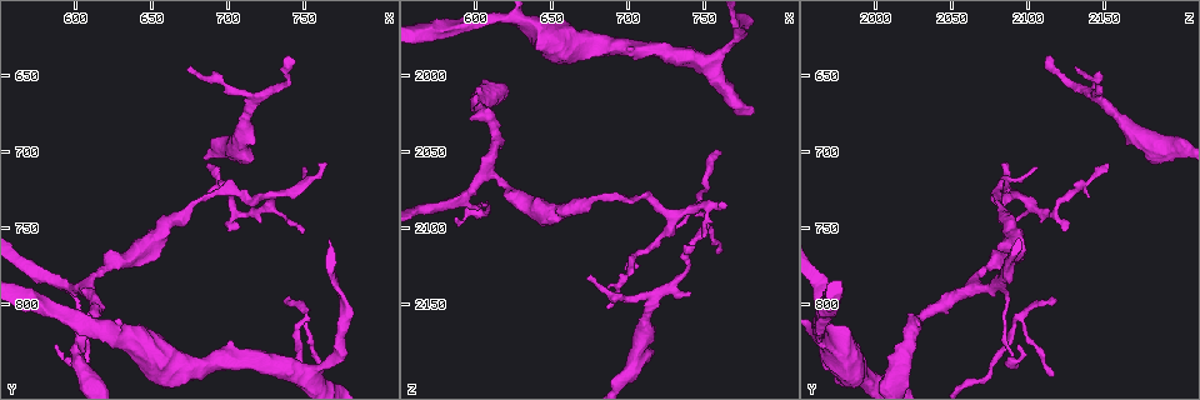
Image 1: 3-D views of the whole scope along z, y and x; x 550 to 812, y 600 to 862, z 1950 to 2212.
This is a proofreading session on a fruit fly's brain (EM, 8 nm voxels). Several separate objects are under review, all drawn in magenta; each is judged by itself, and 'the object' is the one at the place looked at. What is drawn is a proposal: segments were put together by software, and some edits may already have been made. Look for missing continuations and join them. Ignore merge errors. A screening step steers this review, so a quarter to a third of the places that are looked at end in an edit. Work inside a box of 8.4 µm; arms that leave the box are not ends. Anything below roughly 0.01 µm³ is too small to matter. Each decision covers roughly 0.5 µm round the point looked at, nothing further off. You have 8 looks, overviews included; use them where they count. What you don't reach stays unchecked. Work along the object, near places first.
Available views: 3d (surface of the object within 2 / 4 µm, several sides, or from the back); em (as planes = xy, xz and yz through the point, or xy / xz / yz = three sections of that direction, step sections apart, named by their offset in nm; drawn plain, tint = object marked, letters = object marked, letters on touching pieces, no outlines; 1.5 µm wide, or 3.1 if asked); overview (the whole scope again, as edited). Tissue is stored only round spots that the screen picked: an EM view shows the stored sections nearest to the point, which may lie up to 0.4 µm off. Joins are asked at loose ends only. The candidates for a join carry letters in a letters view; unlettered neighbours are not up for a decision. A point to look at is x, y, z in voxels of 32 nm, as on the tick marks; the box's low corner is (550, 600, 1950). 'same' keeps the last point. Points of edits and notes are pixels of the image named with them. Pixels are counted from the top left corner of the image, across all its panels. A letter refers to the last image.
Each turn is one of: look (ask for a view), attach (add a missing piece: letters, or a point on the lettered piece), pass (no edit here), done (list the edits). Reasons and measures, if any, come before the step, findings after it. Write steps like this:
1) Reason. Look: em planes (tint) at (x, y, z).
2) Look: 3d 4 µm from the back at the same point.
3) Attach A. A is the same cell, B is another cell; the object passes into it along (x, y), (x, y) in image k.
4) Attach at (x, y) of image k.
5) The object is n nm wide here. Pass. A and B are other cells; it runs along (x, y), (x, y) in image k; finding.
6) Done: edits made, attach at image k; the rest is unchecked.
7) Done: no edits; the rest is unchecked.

Branch stops here. Look: em xz step 4 (tint) at (740, 798, 2120).

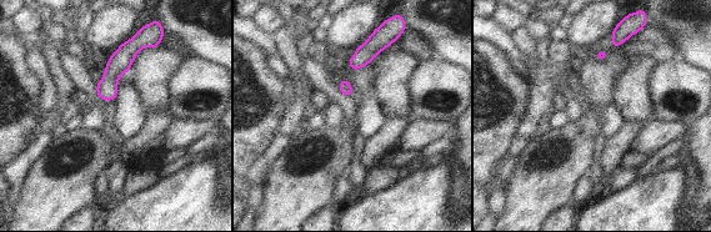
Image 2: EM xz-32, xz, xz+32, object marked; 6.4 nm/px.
Another direction. Look: em planes (letters) at the same point.

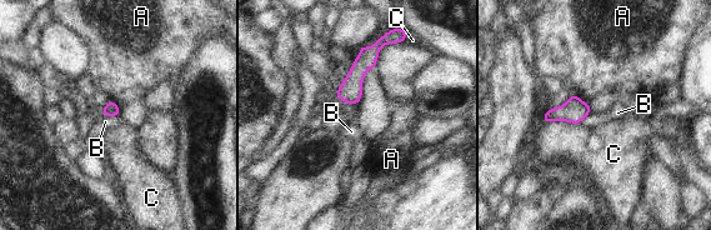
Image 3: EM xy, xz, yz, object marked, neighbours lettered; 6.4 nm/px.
The object is 90 nm wide here; the longest contact is with C, 220 nm. Pass. A, B and C are other cells; no lettered piece goes on from it.

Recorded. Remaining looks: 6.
Branch stops here. Look: em xy step 4 (tint) at (748, 710, 2106).

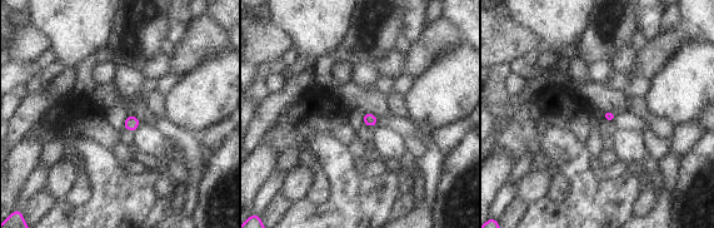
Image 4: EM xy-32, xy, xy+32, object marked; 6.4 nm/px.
Cut it another way. Look: em xz step 4 (letters) at the same point.

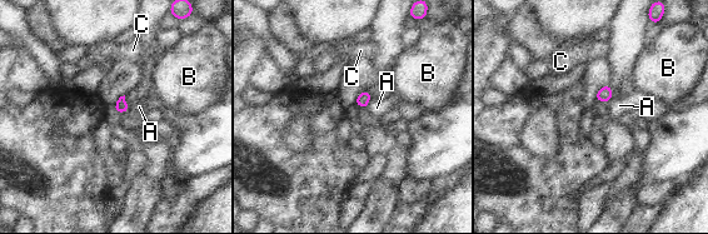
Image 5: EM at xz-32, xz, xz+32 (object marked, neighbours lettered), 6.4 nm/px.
The object is 80 nm wide here. Pass. A, B and C are other cells; a border runs along (372, 98), (365, 108) in image 5; none of them fits.

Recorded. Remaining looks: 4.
Thin end. Look: 3d 4 µm at (686, 708, 2154).

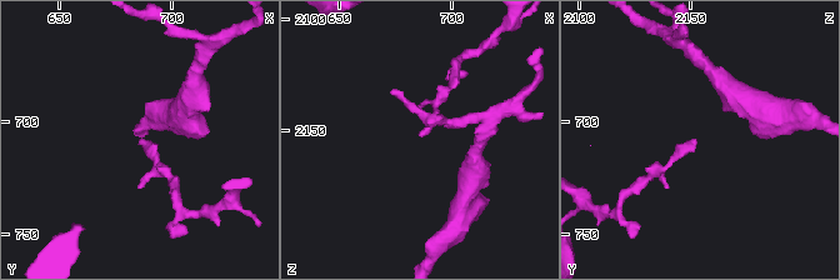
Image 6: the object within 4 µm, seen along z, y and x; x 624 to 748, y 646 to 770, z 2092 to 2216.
Now the EM. Look: em planes (letters) at (685, 706, 2153).

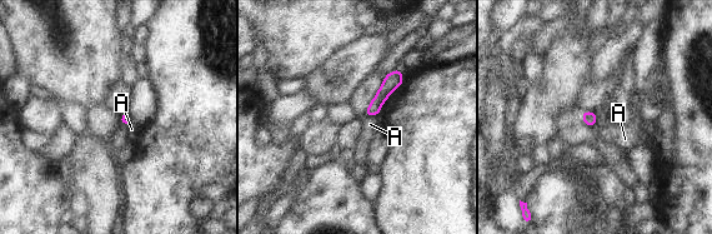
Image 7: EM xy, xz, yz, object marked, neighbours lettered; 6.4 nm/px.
Pass. A is another cell; a border runs along (366, 115), (376, 116) in image 7; none of them fits.

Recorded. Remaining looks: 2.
Done: no edits; the rest is unchecked.

